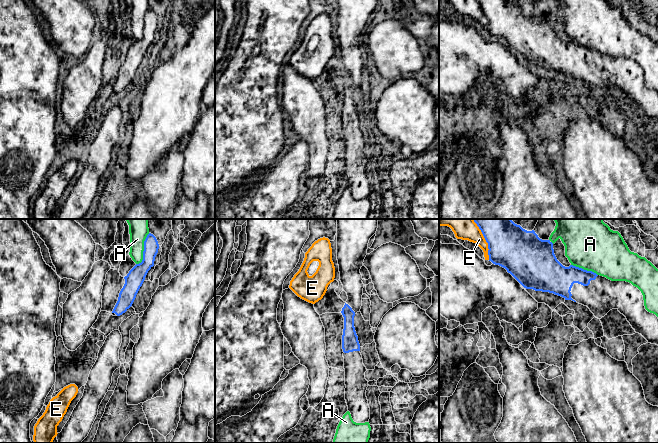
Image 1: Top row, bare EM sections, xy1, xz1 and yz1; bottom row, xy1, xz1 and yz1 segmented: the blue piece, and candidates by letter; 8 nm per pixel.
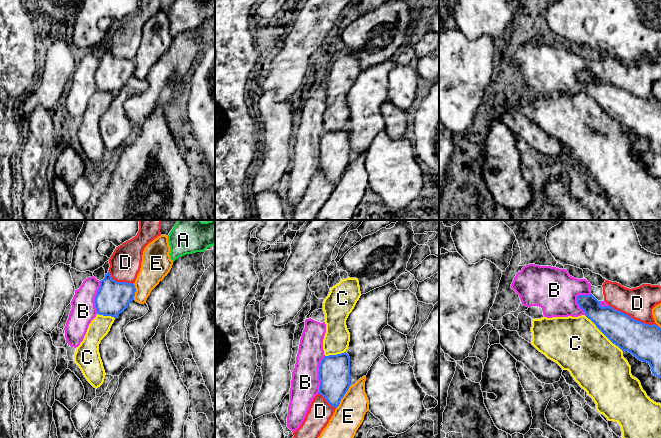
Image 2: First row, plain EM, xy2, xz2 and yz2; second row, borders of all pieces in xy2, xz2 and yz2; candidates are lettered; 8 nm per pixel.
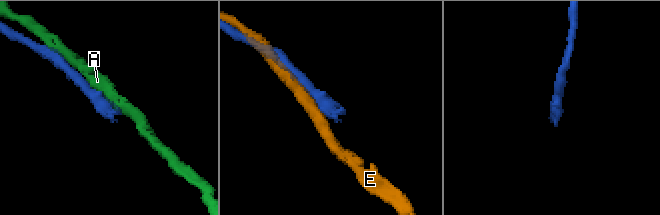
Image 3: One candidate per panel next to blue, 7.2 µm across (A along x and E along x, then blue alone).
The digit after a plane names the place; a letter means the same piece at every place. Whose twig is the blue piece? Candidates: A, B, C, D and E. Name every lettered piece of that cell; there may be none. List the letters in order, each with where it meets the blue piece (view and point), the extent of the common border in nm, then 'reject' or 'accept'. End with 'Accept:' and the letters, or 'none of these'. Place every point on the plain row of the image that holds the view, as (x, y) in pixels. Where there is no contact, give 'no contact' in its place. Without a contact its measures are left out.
A: meets blue in xy1 at (144, 26); contact 280 nm long; reject
B: meets blue in xz2 at (319, 150); contact 300 nm long; reject
C: meets blue in yz2 at (604, 110); contact 420 nm long; reject
D: meets blue in yz2 at (633, 95); contact 440 nm long; reject
E: meets blue in yz1 at (486, 17); contact 300 nm long; reject
Accept: none of these

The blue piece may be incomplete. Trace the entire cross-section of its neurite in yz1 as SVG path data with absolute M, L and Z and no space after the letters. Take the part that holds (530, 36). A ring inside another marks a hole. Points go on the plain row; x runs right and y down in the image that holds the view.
M477 0L486 18L488 19L489 37L507 46L524 64L535 67L549 68L587 82L594 92L601 95L612 85L617 85L623 90L636 109L641 110L648 119L658 121L658 93L648 88L644 82L641 67L626 57L611 57L606 53L597 51L592 47L570 41L563 42L556 34L553 19L542 16L534 6L527 7L517 0Z

